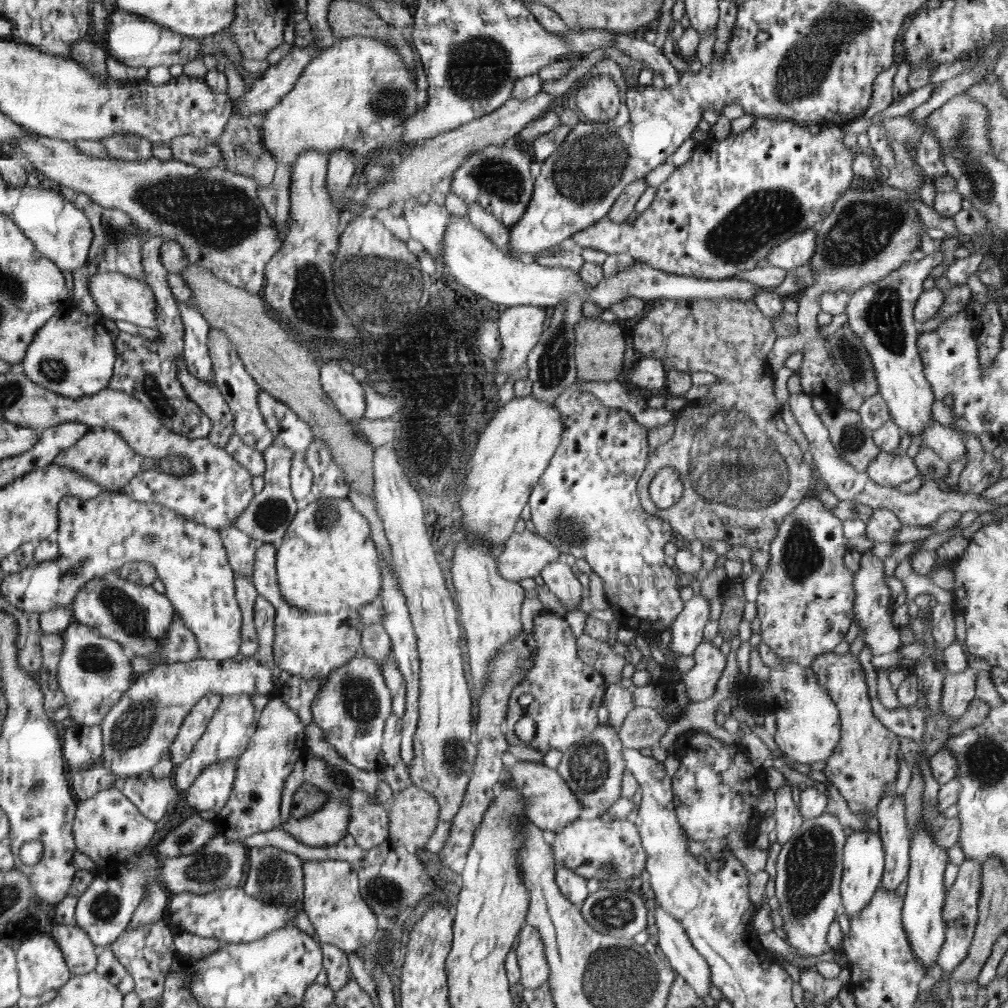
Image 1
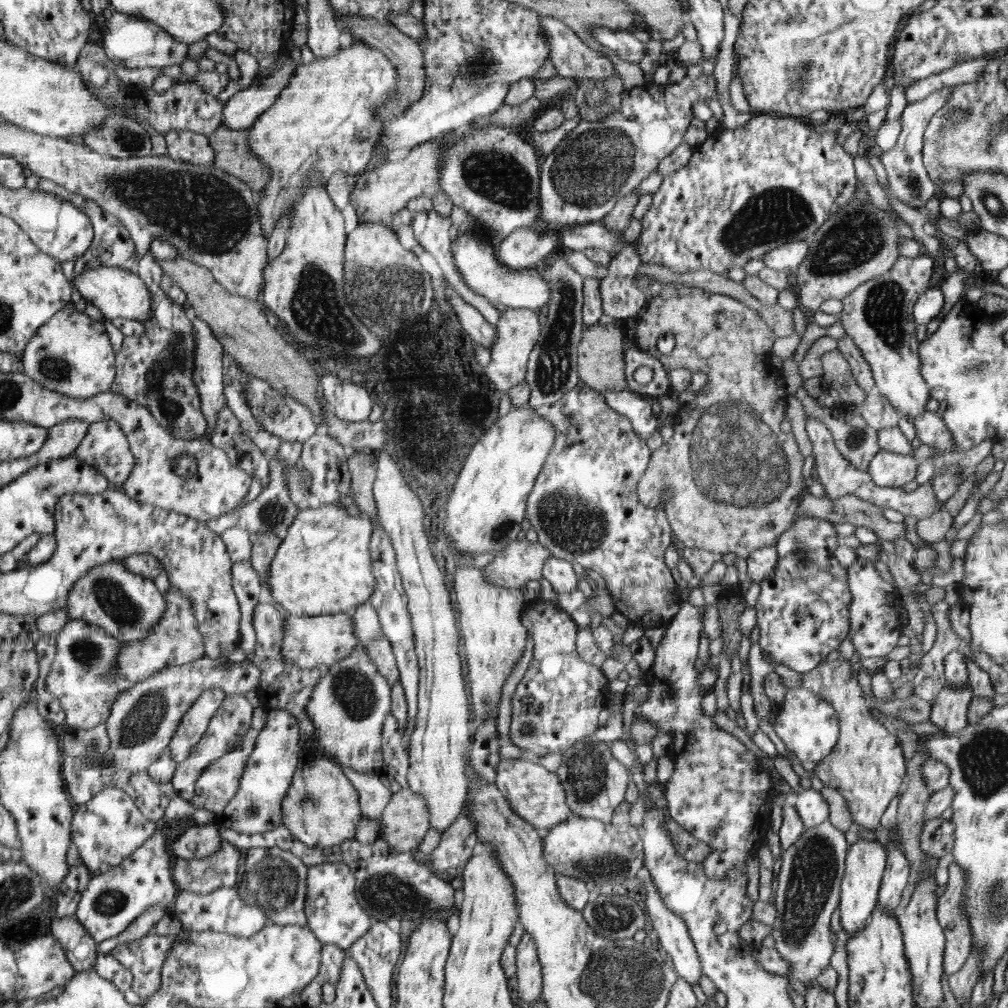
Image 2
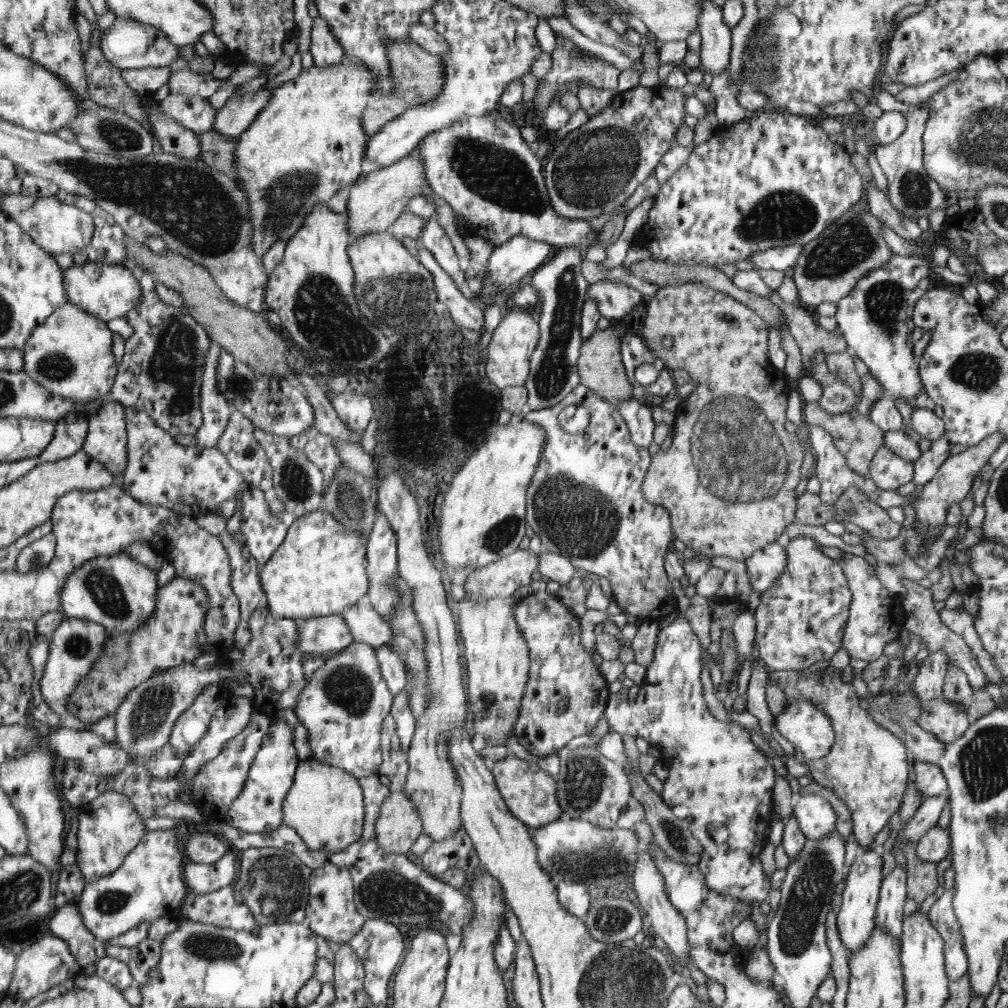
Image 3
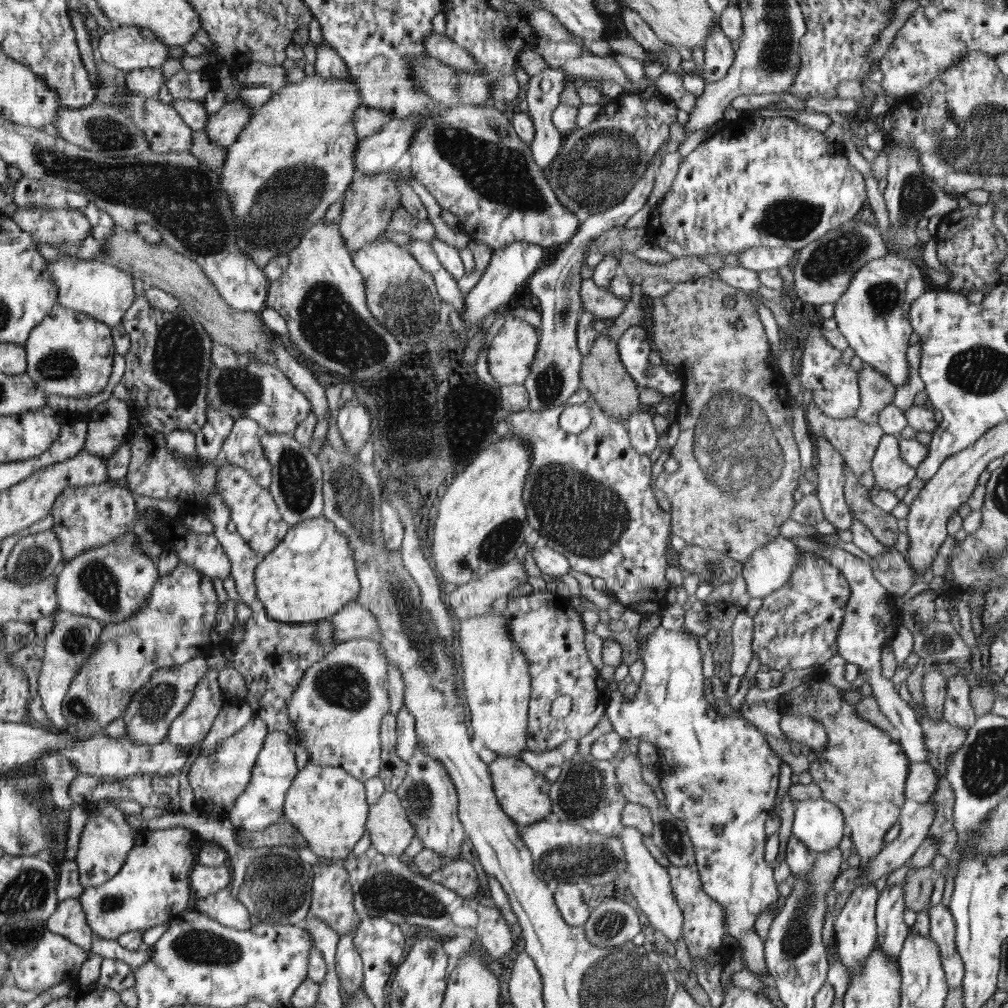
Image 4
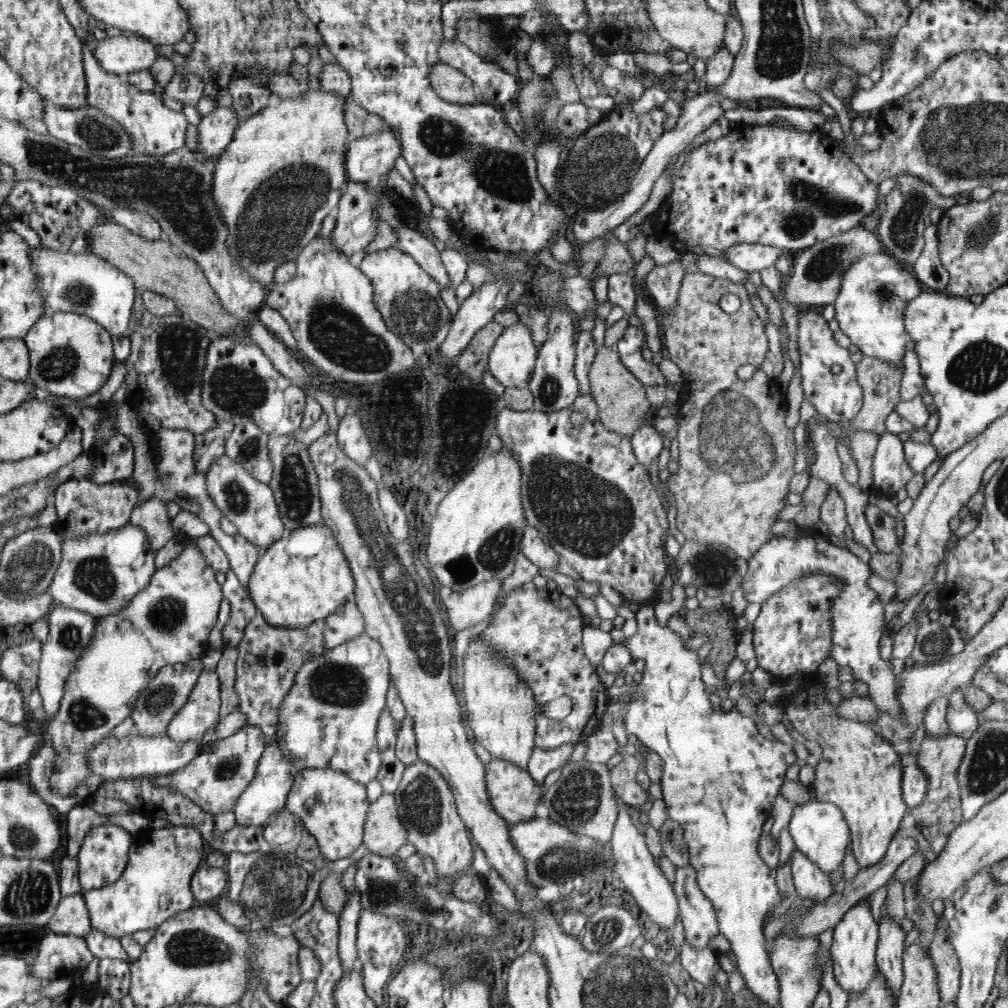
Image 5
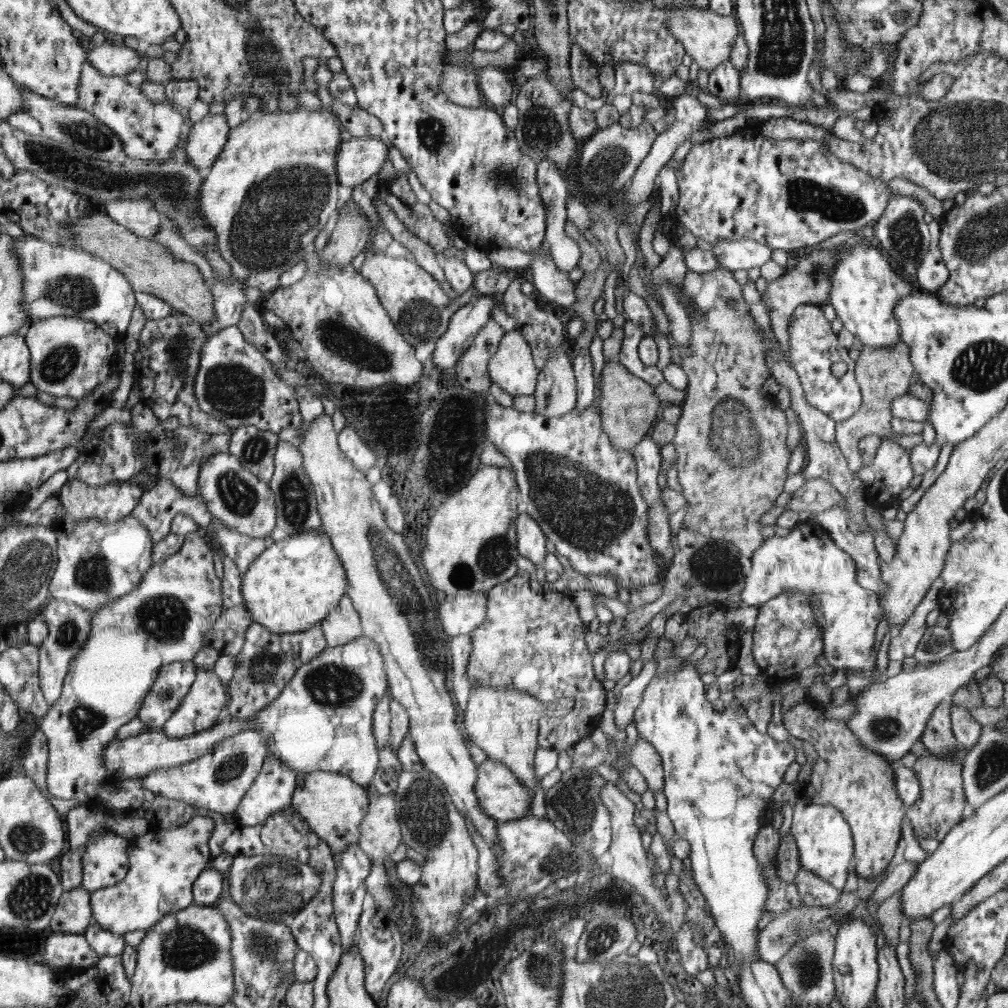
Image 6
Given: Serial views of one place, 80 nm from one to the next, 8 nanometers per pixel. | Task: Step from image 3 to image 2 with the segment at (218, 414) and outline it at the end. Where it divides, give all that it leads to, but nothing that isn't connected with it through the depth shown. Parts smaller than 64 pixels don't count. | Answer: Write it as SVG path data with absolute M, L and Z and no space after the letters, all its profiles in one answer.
M194 315L191 323L195 333L195 366L194 382L203 401L204 416L209 424L208 434L218 421L218 414L228 408L224 397L223 346L214 336L211 326Z

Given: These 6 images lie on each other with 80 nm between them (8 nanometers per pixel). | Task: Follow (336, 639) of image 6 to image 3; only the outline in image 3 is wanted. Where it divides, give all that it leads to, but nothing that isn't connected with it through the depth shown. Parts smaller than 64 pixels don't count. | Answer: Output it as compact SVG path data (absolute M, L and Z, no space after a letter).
M368 596L347 607L342 616L347 620L355 642L371 644L374 647L388 644L392 639L391 630L383 616L374 610Z

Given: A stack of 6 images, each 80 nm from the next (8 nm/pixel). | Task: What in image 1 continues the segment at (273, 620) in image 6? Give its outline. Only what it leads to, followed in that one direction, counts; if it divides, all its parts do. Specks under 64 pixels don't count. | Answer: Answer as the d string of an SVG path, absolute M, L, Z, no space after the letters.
M317 498L297 514L287 528L276 555L276 570L283 597L295 607L311 613L335 613L356 610L370 604L383 588L380 554L371 537L368 520L354 509L353 502L344 498Z

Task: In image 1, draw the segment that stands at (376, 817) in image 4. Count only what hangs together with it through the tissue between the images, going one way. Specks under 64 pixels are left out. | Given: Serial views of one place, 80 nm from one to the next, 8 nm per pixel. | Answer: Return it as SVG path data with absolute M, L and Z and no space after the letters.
M414 784L395 793L386 808L390 813L389 840L412 850L425 846L440 821L439 801Z

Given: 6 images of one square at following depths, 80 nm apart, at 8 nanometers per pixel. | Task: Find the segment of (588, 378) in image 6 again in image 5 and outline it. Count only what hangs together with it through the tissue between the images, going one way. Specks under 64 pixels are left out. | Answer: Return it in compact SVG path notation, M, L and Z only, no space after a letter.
M578 330L575 337L575 351L574 374L579 384L579 395L588 395L592 397L590 381L588 381L588 370L590 370L590 365L596 356L596 350L590 331Z

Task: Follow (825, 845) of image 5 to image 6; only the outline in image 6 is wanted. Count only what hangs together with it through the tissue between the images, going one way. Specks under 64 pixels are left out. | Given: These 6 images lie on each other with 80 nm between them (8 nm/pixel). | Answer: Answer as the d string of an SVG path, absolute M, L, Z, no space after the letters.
M800 800L794 806L790 833L796 841L801 867L842 892L853 866L854 843L851 828L840 810L829 804Z

